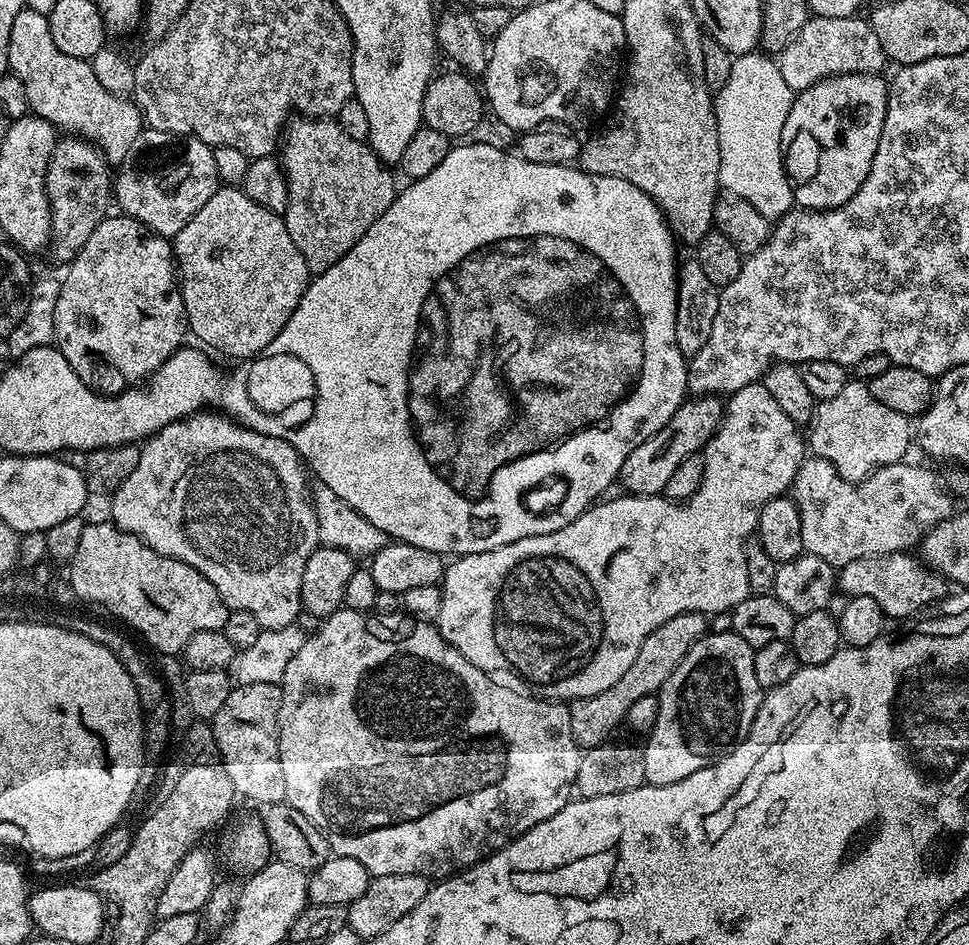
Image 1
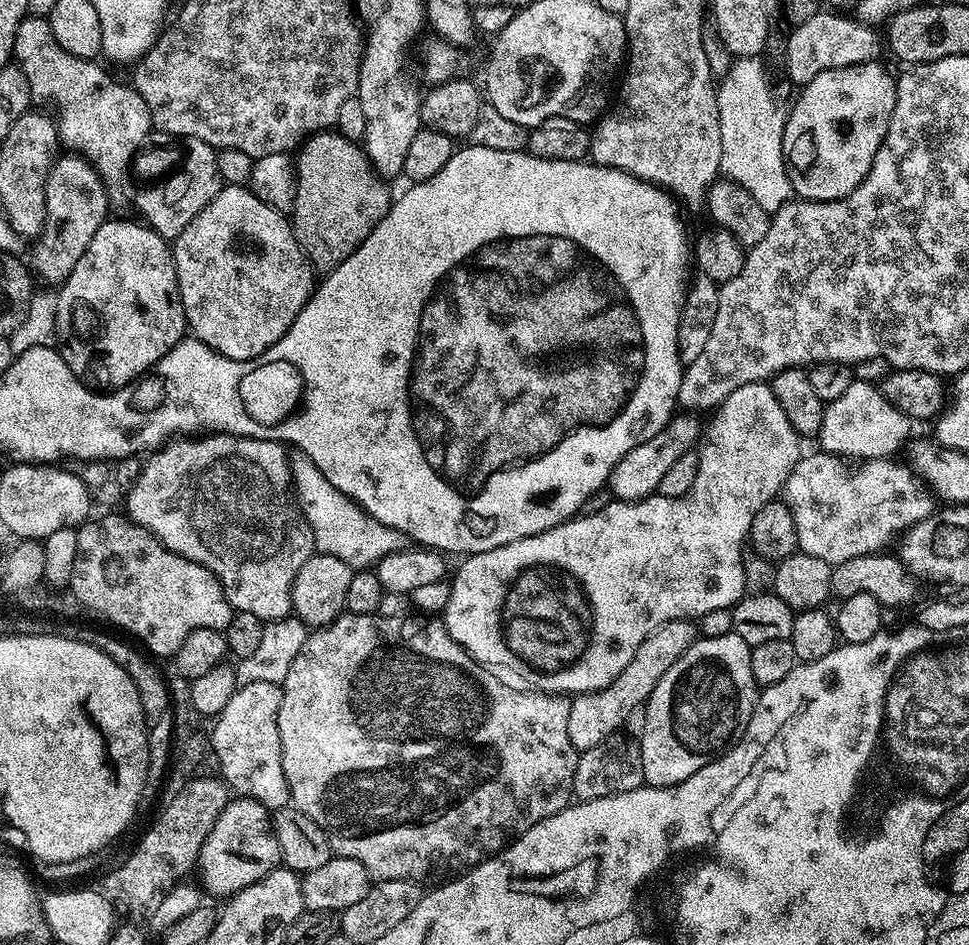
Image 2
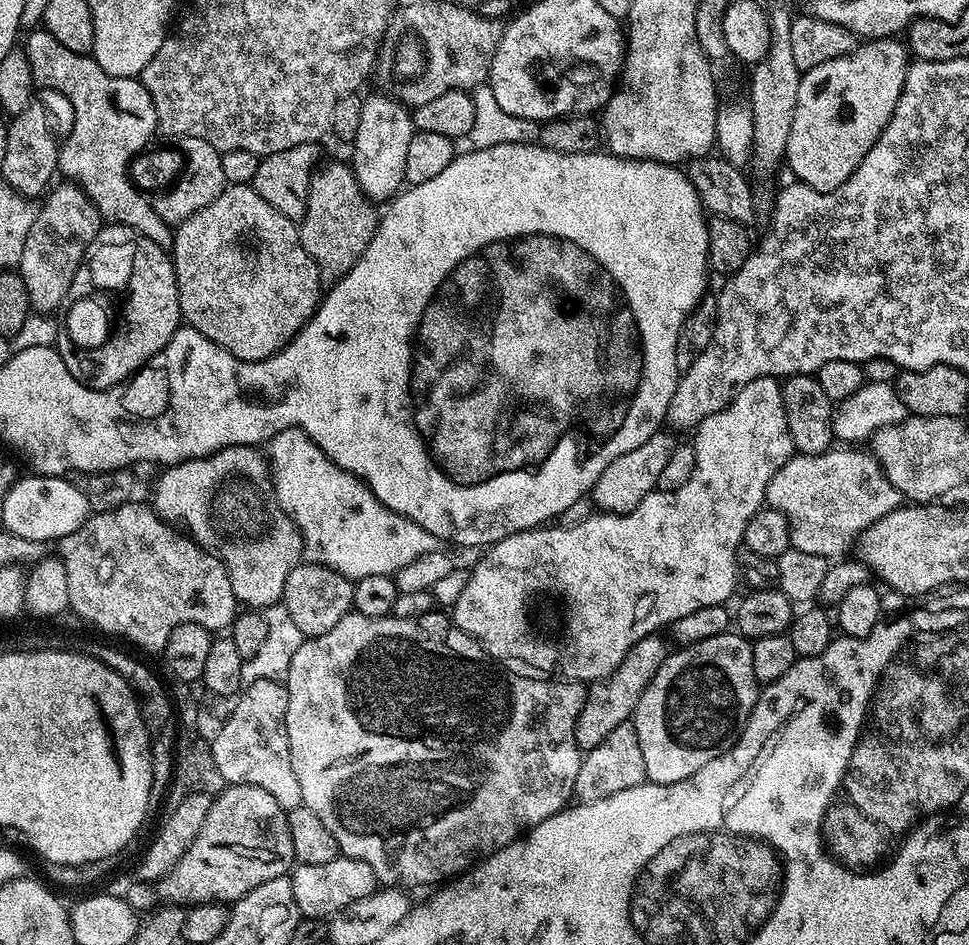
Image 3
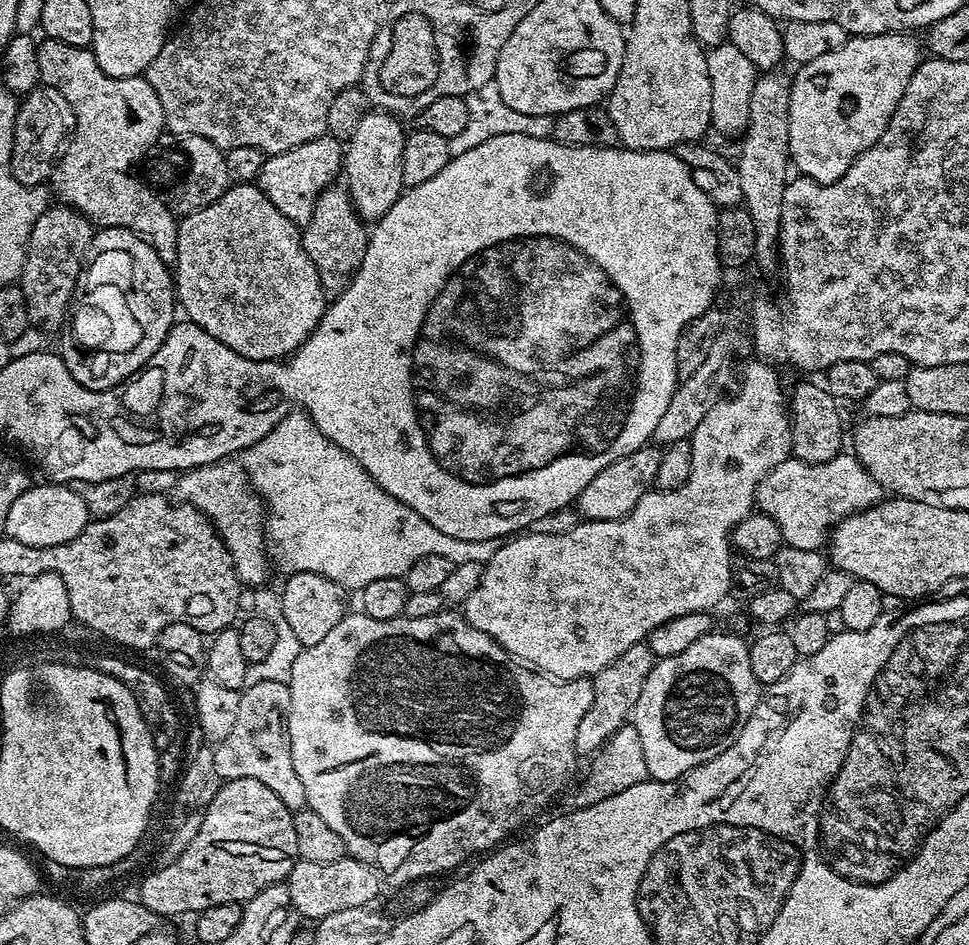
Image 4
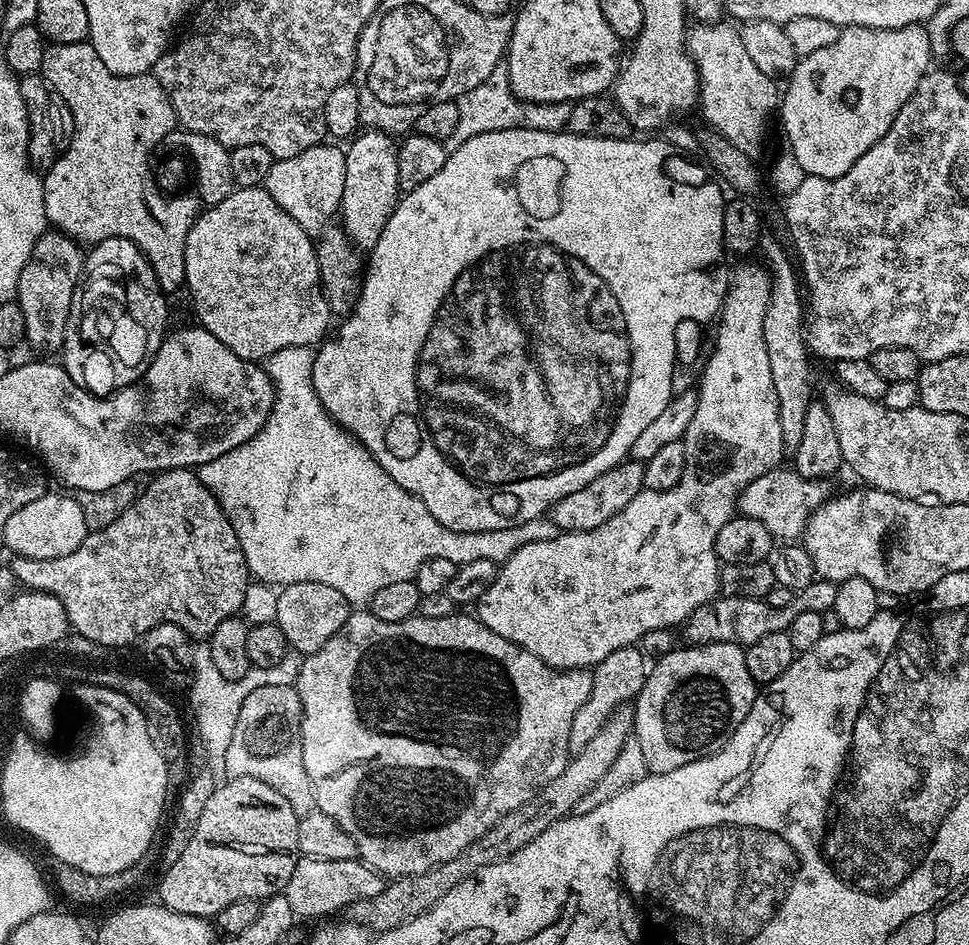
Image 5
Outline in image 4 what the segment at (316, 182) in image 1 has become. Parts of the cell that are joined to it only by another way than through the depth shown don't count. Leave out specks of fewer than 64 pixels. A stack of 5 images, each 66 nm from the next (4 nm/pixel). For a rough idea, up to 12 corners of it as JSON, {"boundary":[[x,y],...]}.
{"boundary":[[343,187],[320,195],[302,239],[329,297],[350,286],[369,235]]}

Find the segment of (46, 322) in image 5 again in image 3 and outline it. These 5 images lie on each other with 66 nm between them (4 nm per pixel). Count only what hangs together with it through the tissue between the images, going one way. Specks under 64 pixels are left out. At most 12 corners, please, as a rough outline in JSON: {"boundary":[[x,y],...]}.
{"boundary":[[80,185],[43,197],[18,265],[55,313],[102,227]]}

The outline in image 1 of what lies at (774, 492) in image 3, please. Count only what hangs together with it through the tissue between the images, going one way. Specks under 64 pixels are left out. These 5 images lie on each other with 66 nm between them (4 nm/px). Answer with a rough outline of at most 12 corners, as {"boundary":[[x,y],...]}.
{"boundary":[[805,459],[790,489],[804,552],[838,570],[911,549],[953,515],[908,463],[843,480]]}

